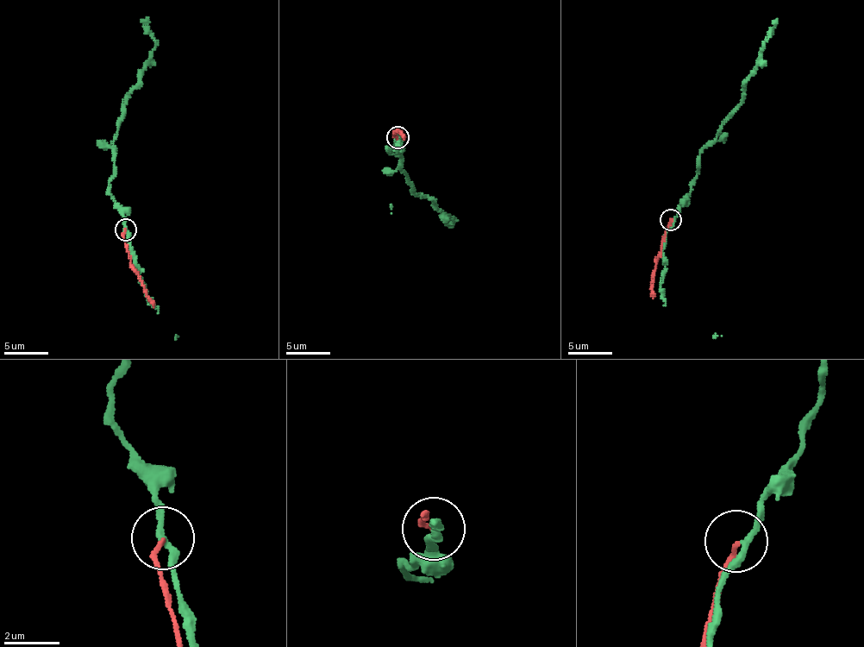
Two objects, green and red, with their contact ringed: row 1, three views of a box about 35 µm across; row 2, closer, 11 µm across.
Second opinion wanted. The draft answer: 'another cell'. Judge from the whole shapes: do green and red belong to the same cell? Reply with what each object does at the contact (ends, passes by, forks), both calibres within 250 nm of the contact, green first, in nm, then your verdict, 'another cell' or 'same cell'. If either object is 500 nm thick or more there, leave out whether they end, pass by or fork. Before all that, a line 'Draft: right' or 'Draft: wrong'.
Draft: right
green passes by; red ends there; 240 nm thick on the green side, 160 nm on the other; another cell

